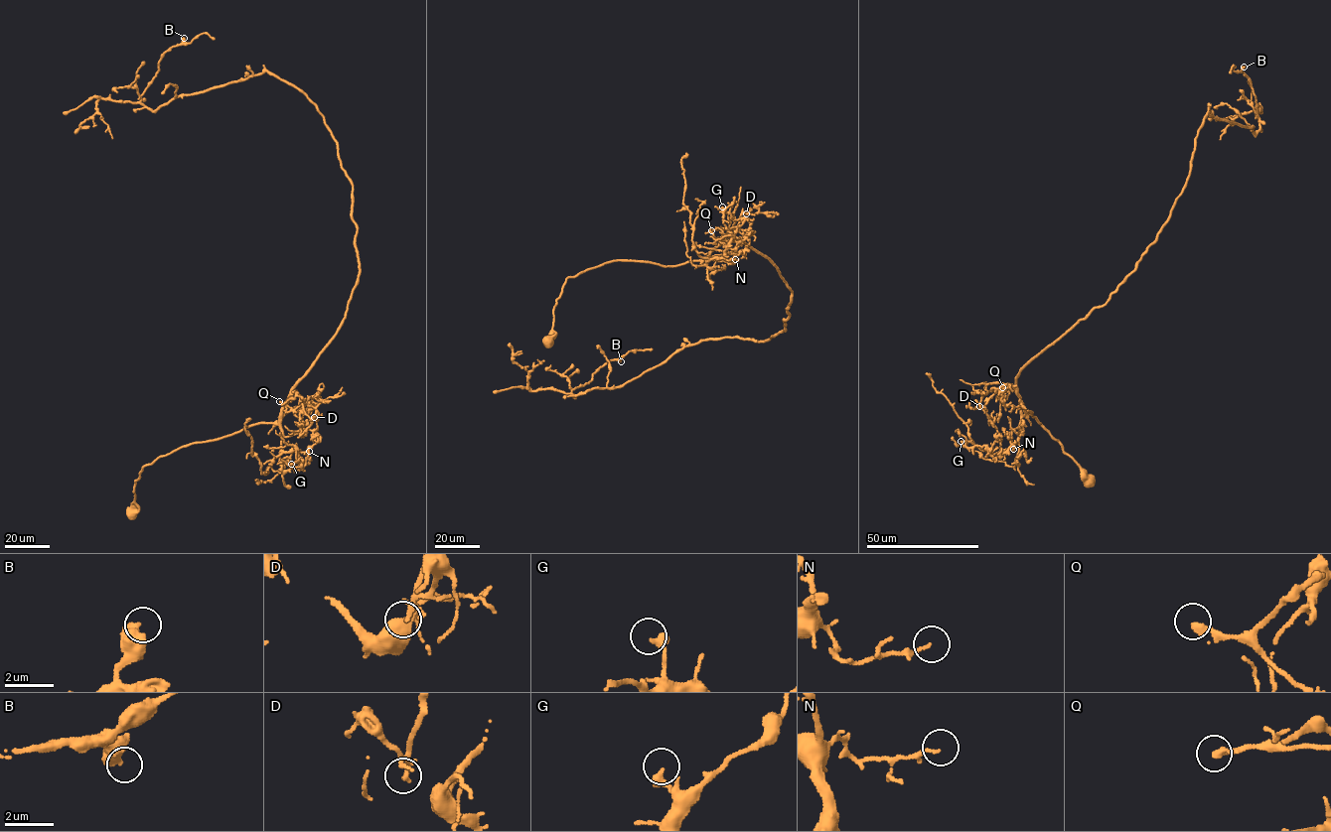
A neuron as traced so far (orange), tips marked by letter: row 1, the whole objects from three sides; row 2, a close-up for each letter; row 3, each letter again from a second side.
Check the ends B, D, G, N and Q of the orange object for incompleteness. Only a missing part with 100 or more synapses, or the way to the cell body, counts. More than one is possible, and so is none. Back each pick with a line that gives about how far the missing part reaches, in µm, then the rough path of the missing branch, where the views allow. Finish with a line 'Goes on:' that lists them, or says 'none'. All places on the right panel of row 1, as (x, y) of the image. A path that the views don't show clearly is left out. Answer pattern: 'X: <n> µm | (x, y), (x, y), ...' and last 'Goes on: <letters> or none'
Goes on: none

